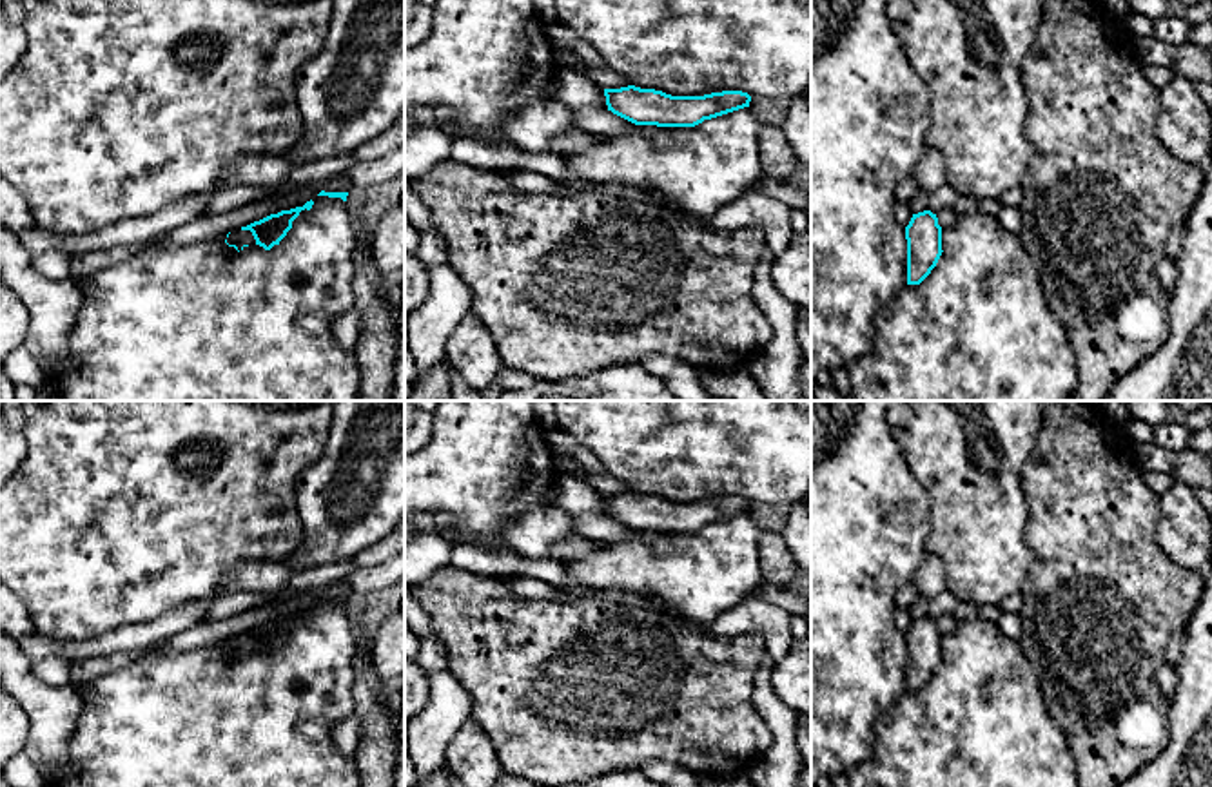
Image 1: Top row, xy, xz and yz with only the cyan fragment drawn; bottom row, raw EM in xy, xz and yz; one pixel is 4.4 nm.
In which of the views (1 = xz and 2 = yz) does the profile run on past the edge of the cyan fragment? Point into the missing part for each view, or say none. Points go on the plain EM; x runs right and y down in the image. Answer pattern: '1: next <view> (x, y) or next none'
1: next none
2: next none

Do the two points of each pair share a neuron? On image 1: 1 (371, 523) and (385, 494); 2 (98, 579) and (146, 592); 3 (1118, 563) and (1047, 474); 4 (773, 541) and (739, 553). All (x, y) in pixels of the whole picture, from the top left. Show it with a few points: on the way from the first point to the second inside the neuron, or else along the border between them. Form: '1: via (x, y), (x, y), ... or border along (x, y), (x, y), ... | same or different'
1: via (371, 515), (371, 508), (378, 501) | same
2: via (111, 577), (135, 579) | same
3: via (1096, 541), (1093, 519), (1069, 495) | same
4: border along (759, 532), (759, 570), (764, 581) | different

